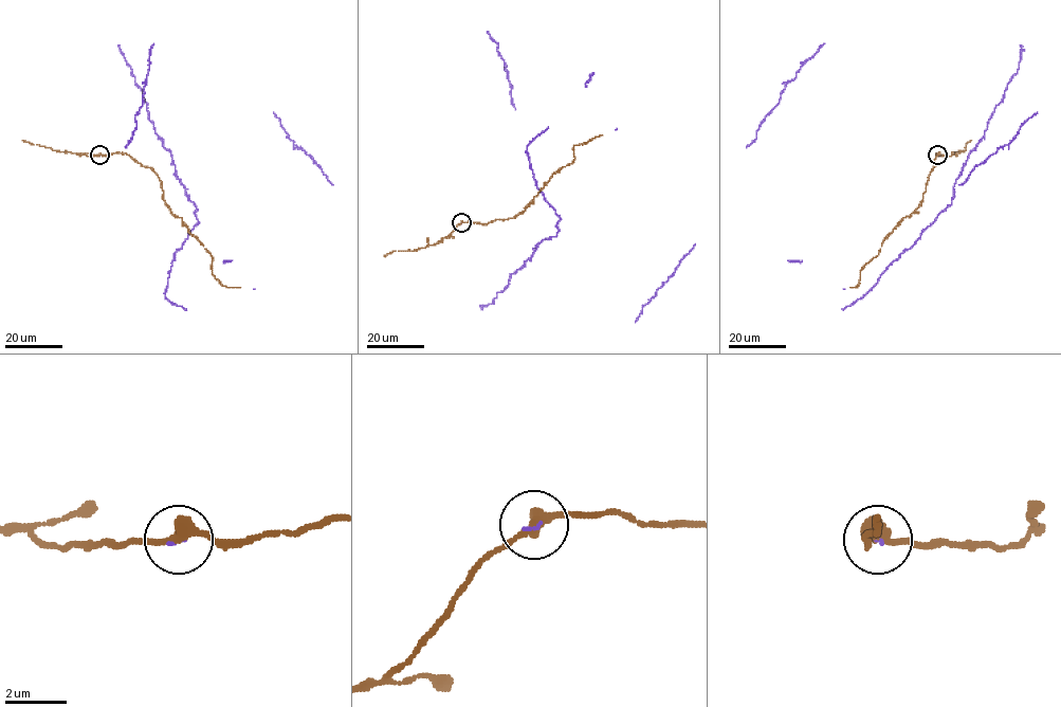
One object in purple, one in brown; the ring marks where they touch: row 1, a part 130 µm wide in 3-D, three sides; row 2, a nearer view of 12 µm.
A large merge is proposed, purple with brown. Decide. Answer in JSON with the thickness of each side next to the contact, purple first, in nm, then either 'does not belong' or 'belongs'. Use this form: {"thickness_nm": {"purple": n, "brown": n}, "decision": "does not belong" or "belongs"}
{"thickness_nm": {"purple": 70, "brown": 360}, "decision": "belongs"}

